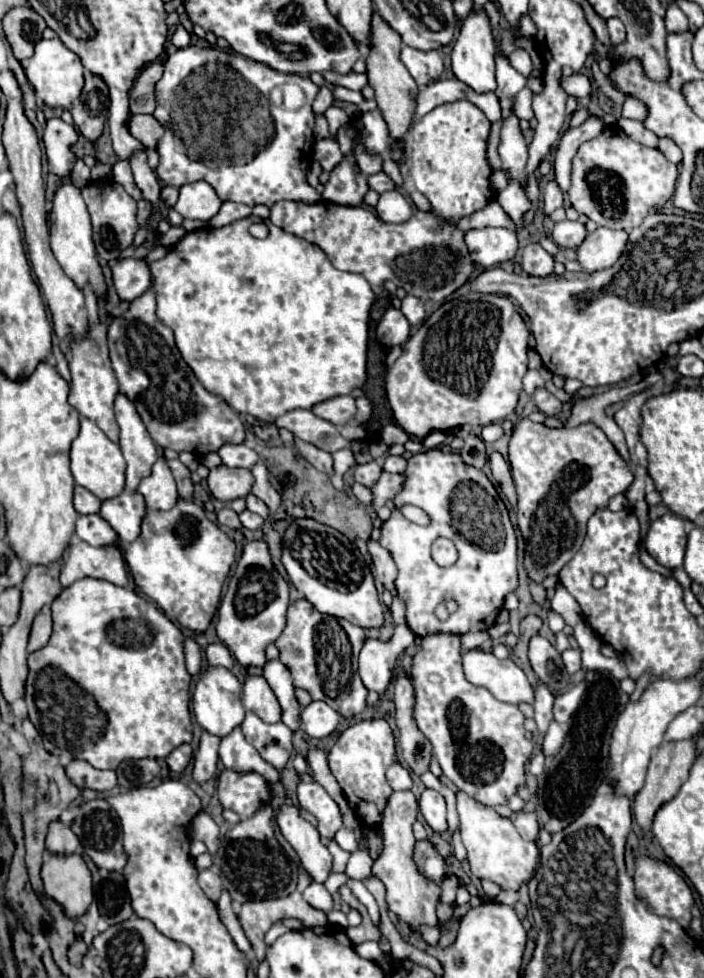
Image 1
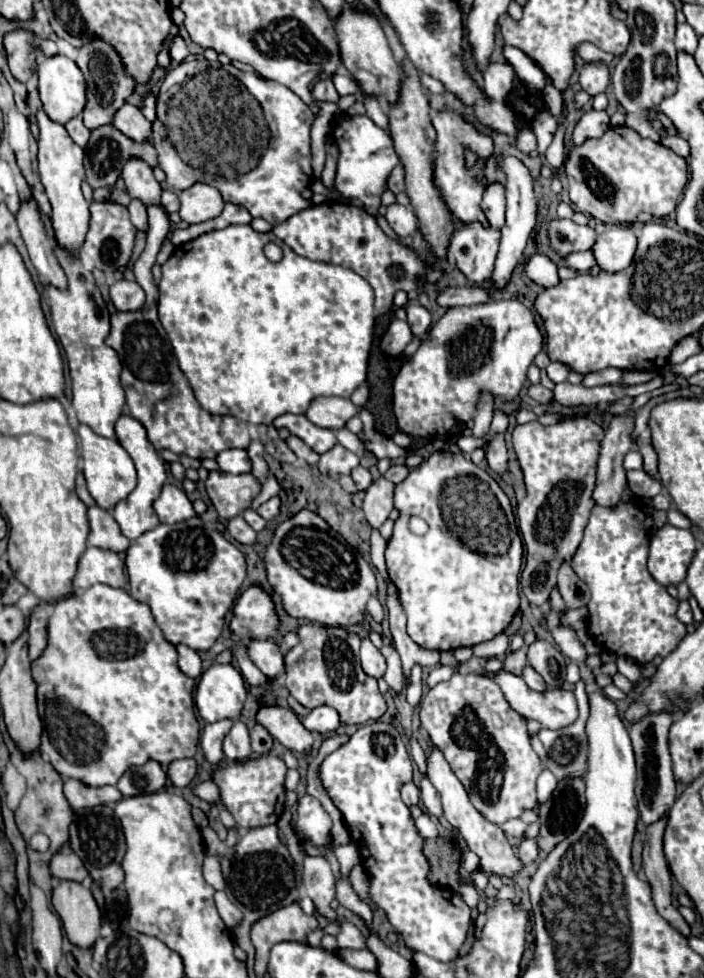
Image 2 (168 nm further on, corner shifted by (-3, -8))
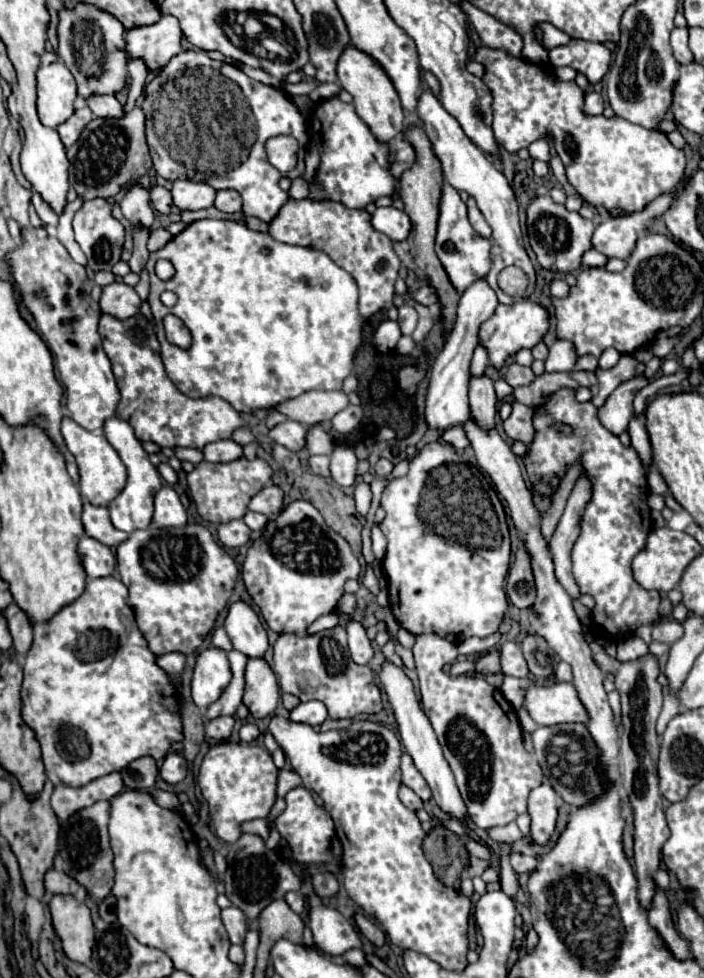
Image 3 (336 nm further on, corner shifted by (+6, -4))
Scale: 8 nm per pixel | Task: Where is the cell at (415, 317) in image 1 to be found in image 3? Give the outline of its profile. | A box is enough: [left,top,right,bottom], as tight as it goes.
[398,305,418,335]

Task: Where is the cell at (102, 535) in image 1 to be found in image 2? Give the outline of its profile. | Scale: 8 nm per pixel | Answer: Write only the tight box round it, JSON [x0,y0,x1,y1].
[89,505,131,553]

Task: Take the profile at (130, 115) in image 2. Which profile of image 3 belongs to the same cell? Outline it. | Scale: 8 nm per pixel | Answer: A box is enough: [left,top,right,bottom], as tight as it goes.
[86,95,126,119]

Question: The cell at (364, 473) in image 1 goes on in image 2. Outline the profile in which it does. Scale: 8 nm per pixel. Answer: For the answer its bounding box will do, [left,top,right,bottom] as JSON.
[351,465,373,491]

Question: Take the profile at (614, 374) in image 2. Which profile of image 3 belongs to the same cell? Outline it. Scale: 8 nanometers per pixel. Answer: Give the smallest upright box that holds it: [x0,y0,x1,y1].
[598,349,620,369]

